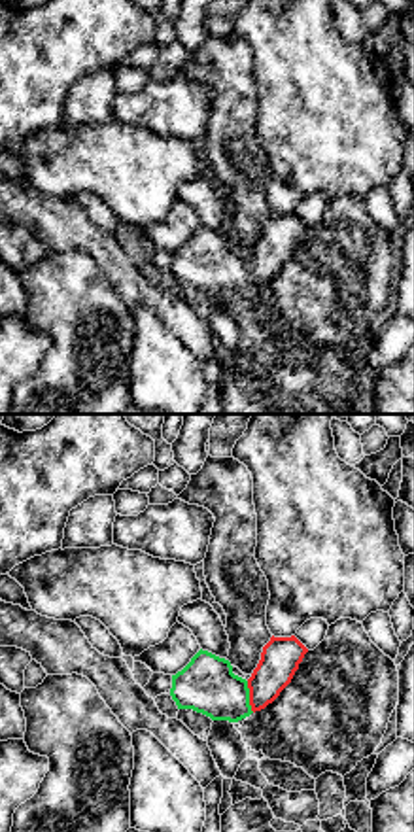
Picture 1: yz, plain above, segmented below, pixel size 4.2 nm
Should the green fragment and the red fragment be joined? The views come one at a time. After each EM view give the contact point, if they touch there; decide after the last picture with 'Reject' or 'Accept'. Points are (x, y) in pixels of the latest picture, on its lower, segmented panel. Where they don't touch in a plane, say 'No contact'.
Touches green at (248, 696)

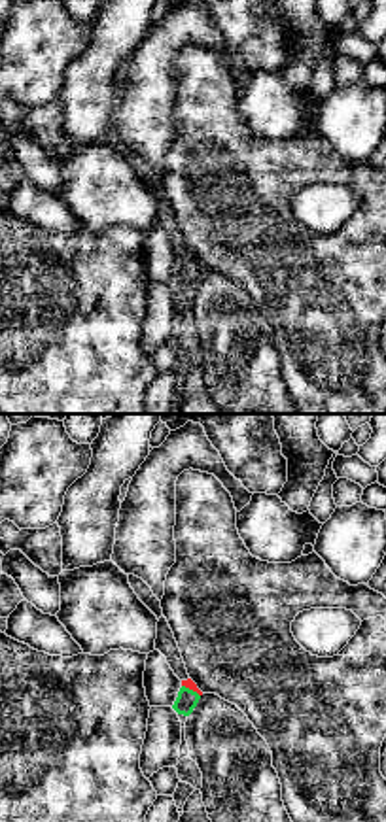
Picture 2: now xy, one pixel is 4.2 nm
Touches green at (192, 690)

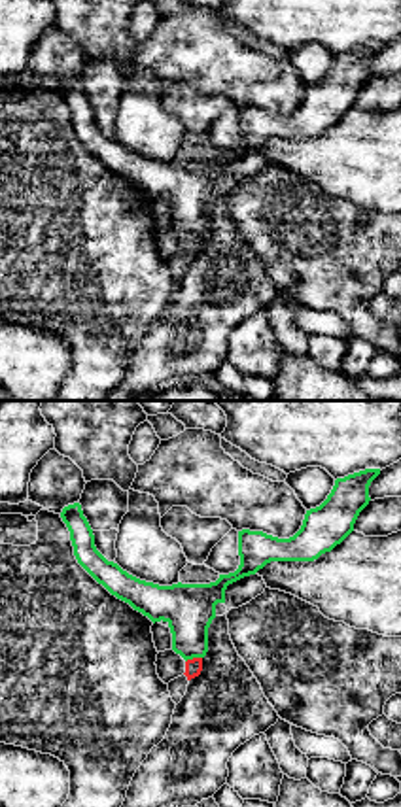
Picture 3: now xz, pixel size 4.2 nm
Touches green at (193, 656)

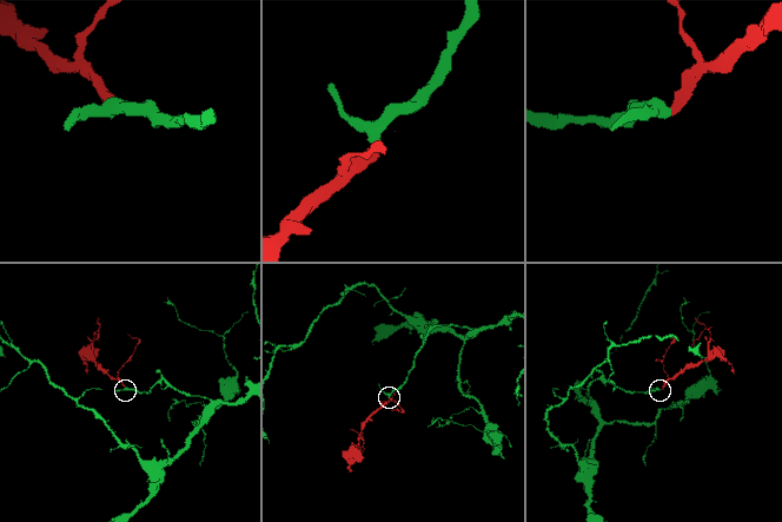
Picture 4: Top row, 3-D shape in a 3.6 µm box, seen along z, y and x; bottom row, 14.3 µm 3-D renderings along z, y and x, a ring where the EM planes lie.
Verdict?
Accept

